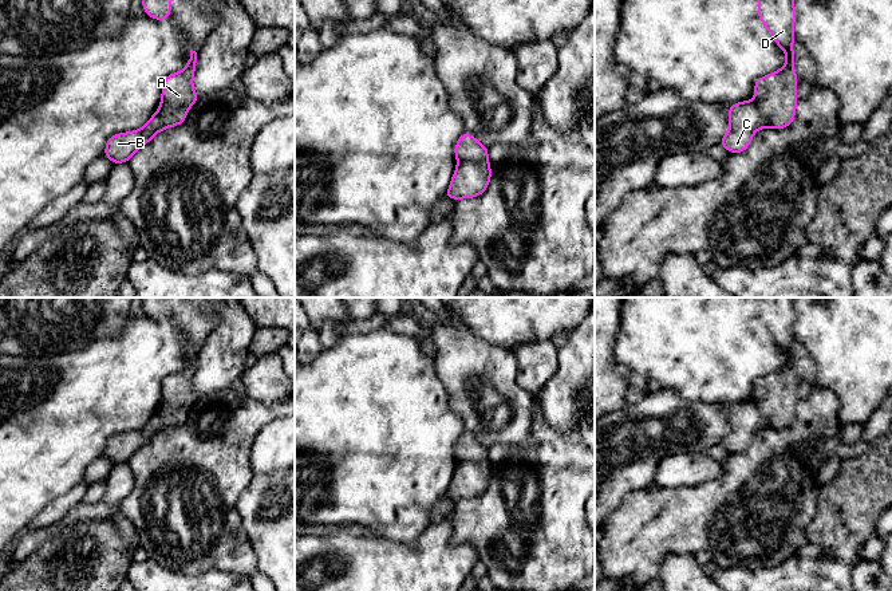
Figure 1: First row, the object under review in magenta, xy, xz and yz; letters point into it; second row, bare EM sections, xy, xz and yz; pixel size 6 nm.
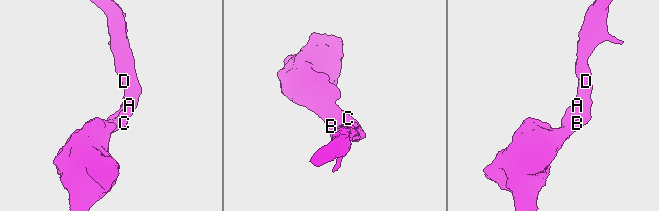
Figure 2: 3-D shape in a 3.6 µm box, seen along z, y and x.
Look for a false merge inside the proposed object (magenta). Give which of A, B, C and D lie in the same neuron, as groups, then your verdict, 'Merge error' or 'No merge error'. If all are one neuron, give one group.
Groups: A B C D. No merge error

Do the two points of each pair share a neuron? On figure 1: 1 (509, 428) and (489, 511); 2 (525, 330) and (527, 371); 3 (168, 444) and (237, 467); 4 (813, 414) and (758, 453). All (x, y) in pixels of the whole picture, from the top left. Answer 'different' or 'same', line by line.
1: different
2: different
3: same
4: same

